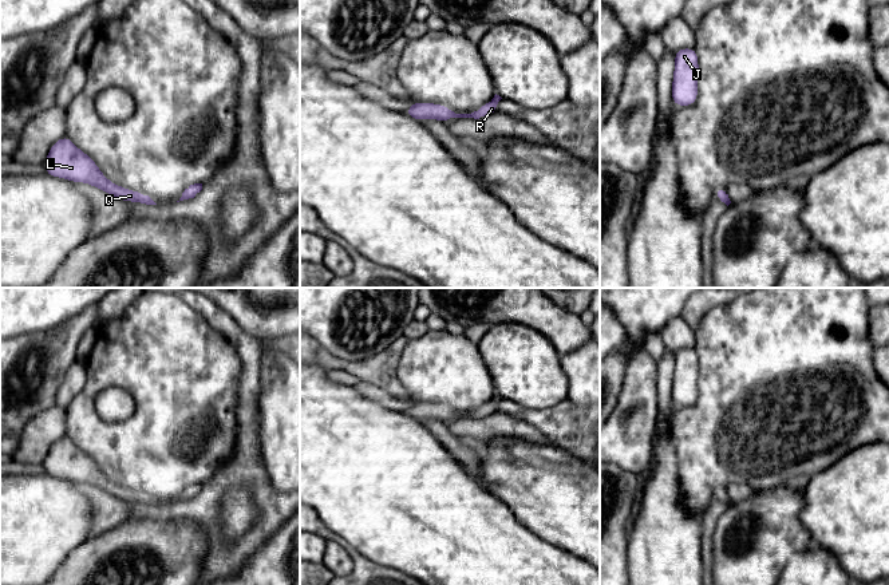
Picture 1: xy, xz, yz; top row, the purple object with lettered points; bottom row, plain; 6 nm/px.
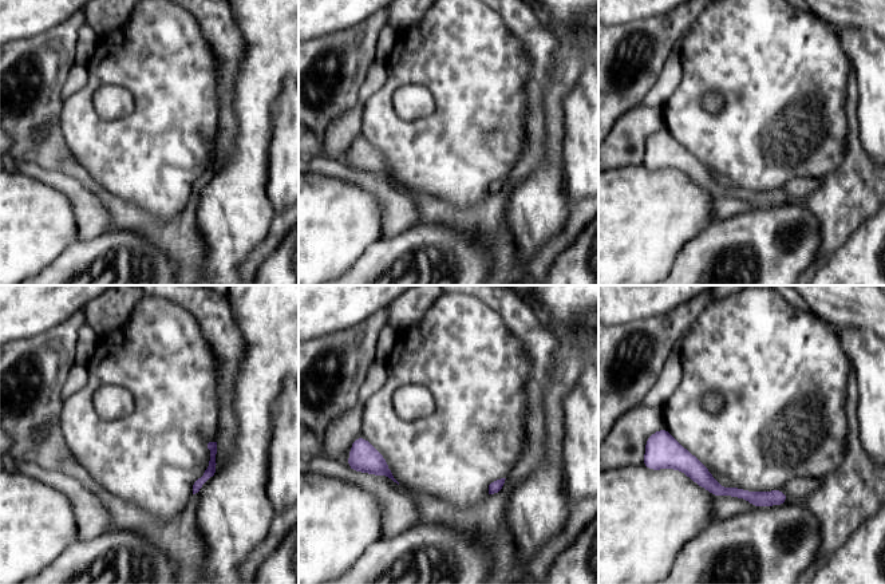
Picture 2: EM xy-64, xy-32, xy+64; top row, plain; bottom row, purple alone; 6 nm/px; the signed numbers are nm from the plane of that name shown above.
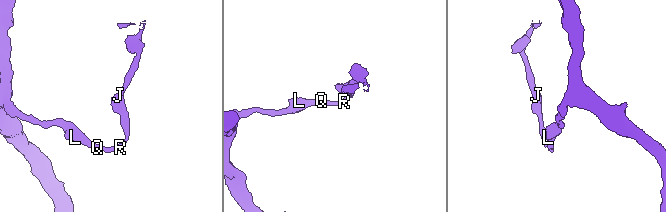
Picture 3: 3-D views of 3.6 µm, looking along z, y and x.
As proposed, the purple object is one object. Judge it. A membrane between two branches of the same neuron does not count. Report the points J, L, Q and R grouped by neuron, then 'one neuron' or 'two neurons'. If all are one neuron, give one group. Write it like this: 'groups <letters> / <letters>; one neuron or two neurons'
groups J L Q R; one neuron

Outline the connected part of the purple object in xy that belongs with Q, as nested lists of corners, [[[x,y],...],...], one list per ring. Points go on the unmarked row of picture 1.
[[[66,435],[52,444],[43,466],[51,477],[92,485],[125,502],[157,505],[149,495],[108,481],[94,459],[78,448]]]

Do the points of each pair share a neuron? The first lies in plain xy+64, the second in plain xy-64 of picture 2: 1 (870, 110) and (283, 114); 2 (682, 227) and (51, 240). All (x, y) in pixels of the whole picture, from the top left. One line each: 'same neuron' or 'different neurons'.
1: same neuron
2: same neuron

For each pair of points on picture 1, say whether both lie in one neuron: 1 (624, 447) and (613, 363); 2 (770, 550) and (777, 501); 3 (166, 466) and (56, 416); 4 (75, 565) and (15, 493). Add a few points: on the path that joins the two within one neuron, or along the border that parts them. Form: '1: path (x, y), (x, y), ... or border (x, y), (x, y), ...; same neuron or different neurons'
1: border (625, 366), (621, 390), (613, 408); different neurons
2: path (770, 538), (770, 518), (774, 513); same neuron
3: border (64, 408), (66, 434); different neurons
4: border (90, 536), (76, 545), (55, 570); different neurons

